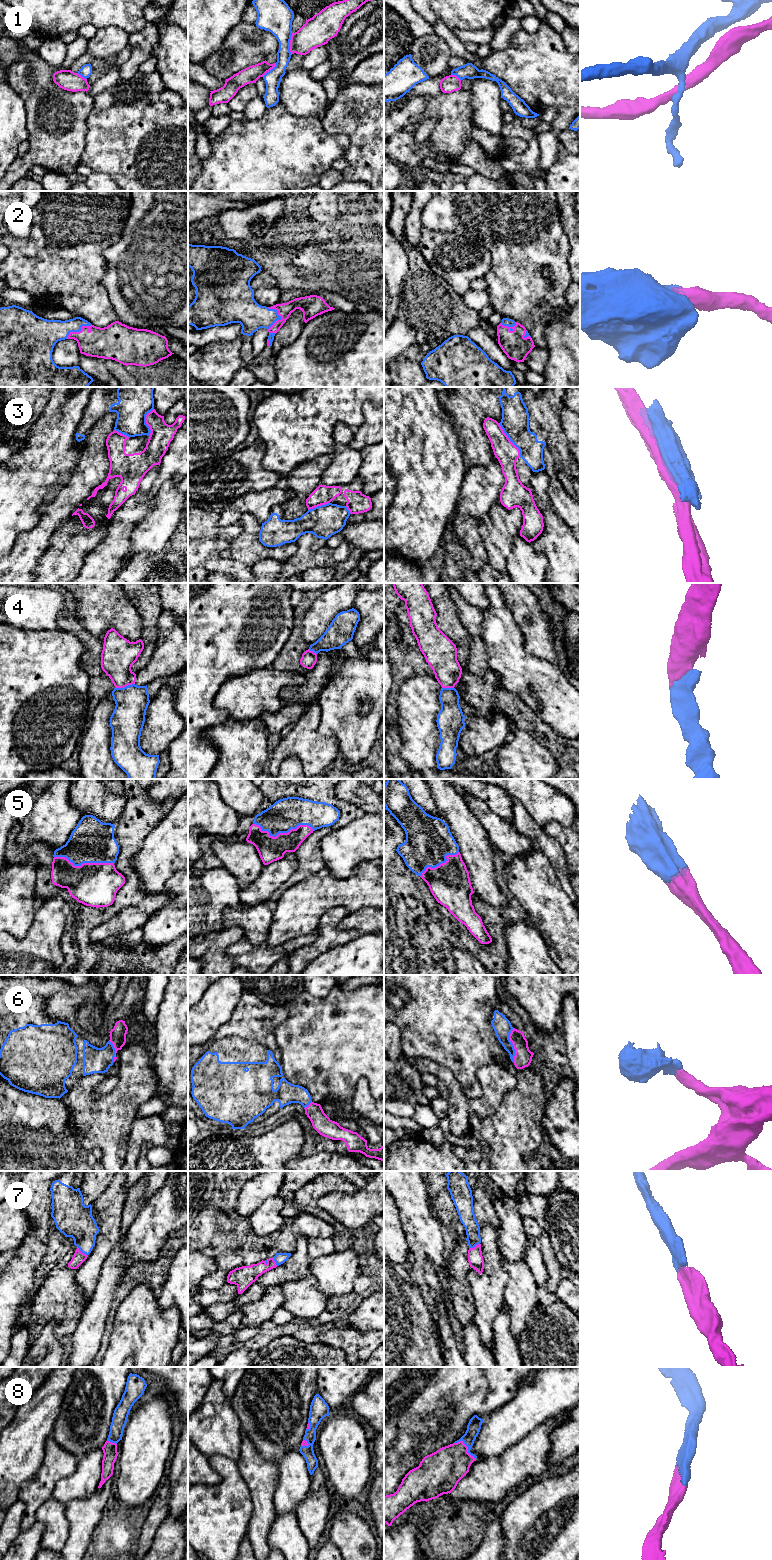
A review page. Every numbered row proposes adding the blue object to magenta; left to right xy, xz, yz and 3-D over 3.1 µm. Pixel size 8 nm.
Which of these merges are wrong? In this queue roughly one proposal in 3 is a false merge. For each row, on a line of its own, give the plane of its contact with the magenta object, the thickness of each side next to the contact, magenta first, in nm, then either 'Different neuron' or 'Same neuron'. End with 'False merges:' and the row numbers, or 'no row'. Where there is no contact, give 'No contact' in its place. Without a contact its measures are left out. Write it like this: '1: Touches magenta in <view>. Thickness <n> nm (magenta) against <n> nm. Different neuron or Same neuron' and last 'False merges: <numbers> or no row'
1: Touches magenta in xz. Thickness 240 nm (magenta) against 260 nm. Different neuron
2: Touches magenta in xz. Thickness 110 nm (magenta) against 220 nm. Same neuron
3: Touches magenta in yz. Thickness 180 nm (magenta) against 220 nm. Different neuron
4: Touches magenta in xy. Thickness 260 nm (magenta) against 260 nm. Same neuron
5: Touches magenta in xz. Thickness 200 nm (magenta) against 260 nm. Same neuron
6: Touches magenta in yz. Thickness 140 nm (magenta) against 140 nm. Same neuron
7: Touches magenta in xy. Thickness 100 nm (magenta) against 260 nm. Same neuron
8: Touches magenta in yz. Thickness 300 nm (magenta) against 110 nm. Same neuron
False merges: 1, 3

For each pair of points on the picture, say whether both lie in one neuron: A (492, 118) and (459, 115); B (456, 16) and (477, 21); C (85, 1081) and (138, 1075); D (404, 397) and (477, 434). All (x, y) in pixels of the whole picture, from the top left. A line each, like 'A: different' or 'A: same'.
A: different
B: same
C: same
D: different

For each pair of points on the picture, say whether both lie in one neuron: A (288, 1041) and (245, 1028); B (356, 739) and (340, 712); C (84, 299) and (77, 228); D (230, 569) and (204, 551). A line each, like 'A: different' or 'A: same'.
A: different
B: same
C: same
D: same

